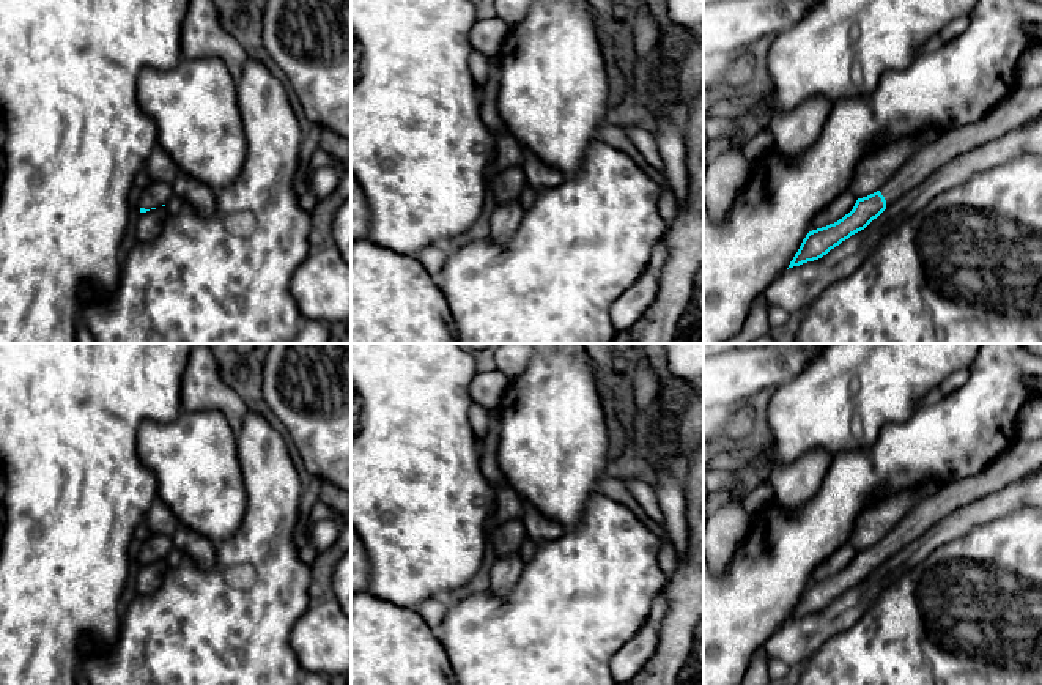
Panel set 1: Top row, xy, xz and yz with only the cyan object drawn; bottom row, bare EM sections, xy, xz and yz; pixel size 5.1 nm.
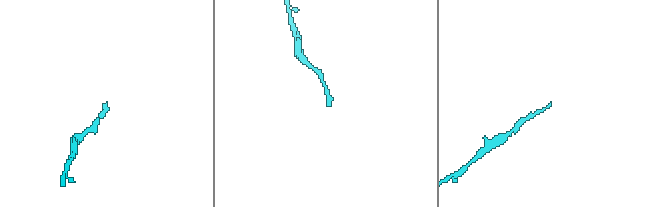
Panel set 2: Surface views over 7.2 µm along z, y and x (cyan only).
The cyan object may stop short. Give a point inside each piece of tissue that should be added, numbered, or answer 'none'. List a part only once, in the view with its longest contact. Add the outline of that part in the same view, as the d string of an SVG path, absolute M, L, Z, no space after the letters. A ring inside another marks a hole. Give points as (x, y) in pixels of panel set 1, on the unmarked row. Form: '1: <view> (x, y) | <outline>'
1: yz (1020, 460) | M1042 438L1034 441L1018 439L979 474L943 485L935 494L919 501L880 542L886 559L896 556L959 509L1000 491L1009 483L1026 479L1040 469Z

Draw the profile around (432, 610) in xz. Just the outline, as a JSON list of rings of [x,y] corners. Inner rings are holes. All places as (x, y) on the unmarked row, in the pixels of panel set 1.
[[[431,597],[420,602],[414,609],[425,620],[433,633],[439,636],[442,620],[447,613],[447,606],[442,603],[441,597]]]

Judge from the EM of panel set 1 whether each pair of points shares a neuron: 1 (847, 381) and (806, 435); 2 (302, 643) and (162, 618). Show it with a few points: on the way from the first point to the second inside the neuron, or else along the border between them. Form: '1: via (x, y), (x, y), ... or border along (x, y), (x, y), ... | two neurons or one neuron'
1: via (841, 394), (812, 422) | one neuron
2: border along (307, 608), (290, 636), (290, 647), (301, 668) | two neurons

